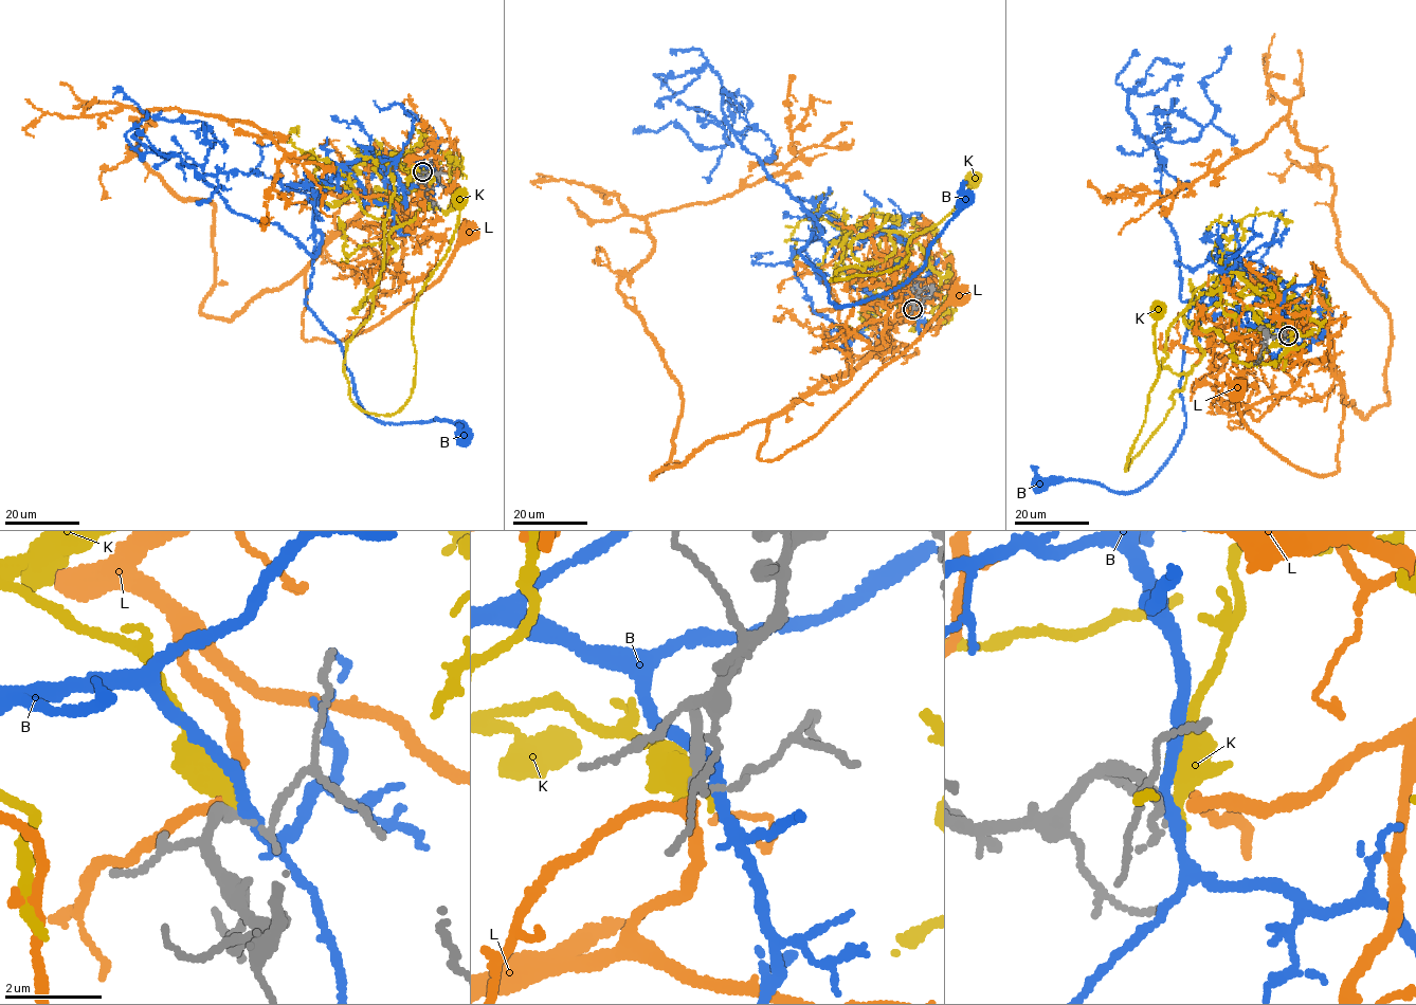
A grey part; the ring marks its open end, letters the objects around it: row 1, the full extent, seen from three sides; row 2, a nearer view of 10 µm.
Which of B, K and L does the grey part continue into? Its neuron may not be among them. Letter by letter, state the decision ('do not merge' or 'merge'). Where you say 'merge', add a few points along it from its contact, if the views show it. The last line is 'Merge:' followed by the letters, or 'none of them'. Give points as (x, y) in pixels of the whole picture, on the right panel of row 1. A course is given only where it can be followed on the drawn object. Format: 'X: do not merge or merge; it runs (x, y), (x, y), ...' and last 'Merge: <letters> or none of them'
B: do not merge
K: do not merge
L: merge; it runs (1288, 335), (1312, 323), (1327, 333), (1344, 417), (1336, 474), (1300, 468), (1265, 444), (1247, 427), (1234, 390)
Merge: L

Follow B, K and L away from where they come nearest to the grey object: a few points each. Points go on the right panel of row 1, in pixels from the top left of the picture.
B: (1287, 335), (1281, 282), (1228, 271), (1191, 309), (1186, 423), (1154, 478), (1123, 494), (1040, 487)
K: (1287, 334), (1290, 300), (1223, 272), (1167, 331), (1160, 367), (1190, 371), (1126, 470), (1157, 311)
L: (1288, 335), (1312, 323), (1327, 333), (1344, 417), (1336, 474), (1300, 468), (1265, 444), (1247, 427), (1234, 390)

